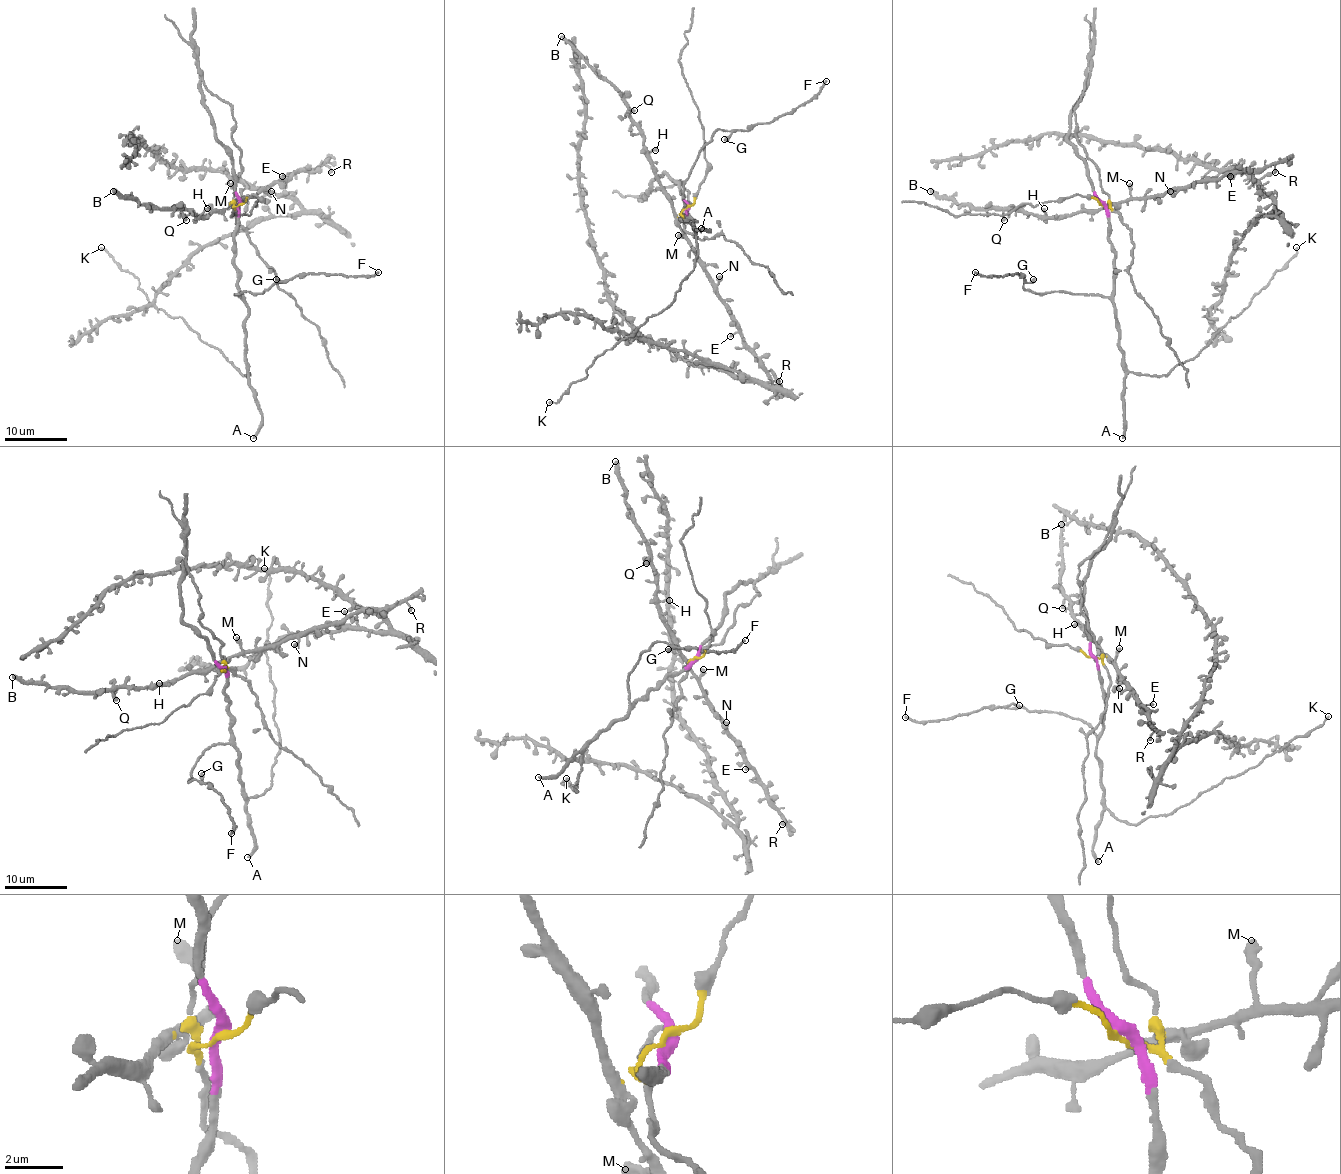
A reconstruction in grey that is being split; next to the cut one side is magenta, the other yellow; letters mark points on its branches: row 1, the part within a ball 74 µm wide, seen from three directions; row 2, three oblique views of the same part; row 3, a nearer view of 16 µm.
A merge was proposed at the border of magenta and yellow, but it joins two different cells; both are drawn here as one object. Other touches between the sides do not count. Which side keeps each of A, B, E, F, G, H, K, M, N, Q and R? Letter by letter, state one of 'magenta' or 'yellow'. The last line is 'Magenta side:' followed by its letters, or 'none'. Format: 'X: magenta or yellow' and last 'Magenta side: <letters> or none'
A: magenta
B: yellow
E: yellow
F: magenta
G: magenta
H: yellow
K: magenta
M: yellow
N: yellow
Q: yellow
R: yellow
Magenta side: A, F, G, K

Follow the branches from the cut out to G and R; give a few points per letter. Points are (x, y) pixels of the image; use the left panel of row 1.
G: (239, 203), (234, 249), (239, 297), (234, 294), (245, 291), (262, 292), (276, 281), (283, 283), (276, 278)
R: (239, 203), (236, 206), (230, 203), (236, 199), (251, 197), (292, 174), (314, 171), (323, 164), (331, 172)

